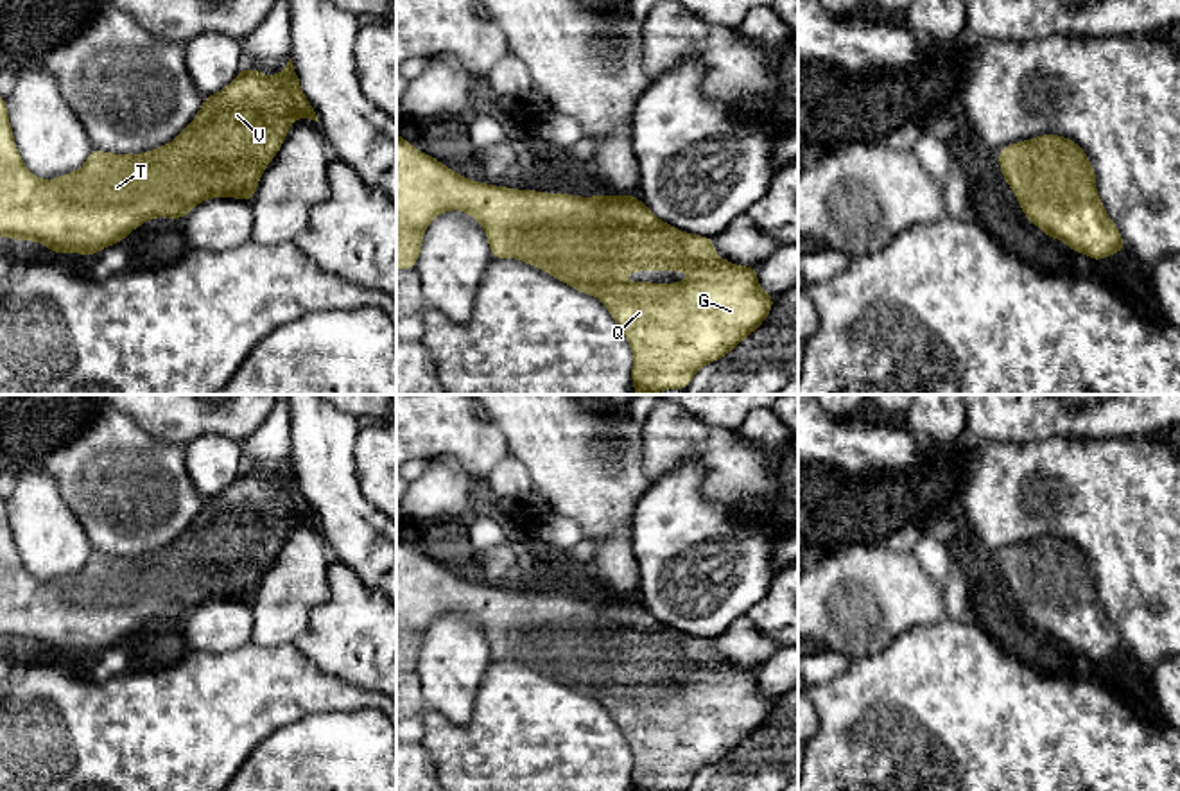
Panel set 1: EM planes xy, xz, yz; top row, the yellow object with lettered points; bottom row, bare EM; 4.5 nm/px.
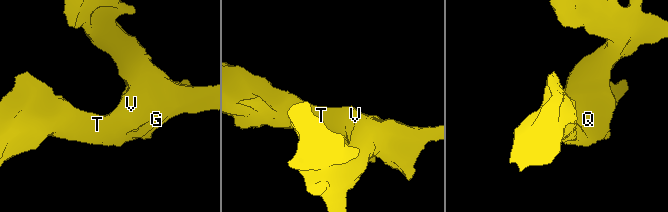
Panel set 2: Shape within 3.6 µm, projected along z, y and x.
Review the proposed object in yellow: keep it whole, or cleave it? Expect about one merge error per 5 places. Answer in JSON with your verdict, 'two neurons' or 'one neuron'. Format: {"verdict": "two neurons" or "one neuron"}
{"verdict": "one neuron"}

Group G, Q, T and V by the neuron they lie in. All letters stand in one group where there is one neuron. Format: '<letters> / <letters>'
G Q T V

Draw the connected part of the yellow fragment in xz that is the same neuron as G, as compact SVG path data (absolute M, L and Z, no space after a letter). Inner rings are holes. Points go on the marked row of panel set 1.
M396 133L396 269L414 269L430 221L448 210L468 212L486 231L491 258L516 258L545 271L583 294L601 300L624 332L631 352L631 382L637 395L664 389L685 391L705 364L723 359L755 332L775 303L775 296L759 287L759 265L733 265L716 255L714 237L685 233L660 221L637 196L583 196L516 190L484 185L463 178L434 156L412 147ZM626 271L689 271L692 278L680 283L628 283Z

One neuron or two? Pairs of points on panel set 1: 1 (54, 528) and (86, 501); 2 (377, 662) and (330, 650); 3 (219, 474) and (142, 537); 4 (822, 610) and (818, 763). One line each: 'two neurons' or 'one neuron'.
1: two neurons
2: one neuron
3: two neurons
4: two neurons

